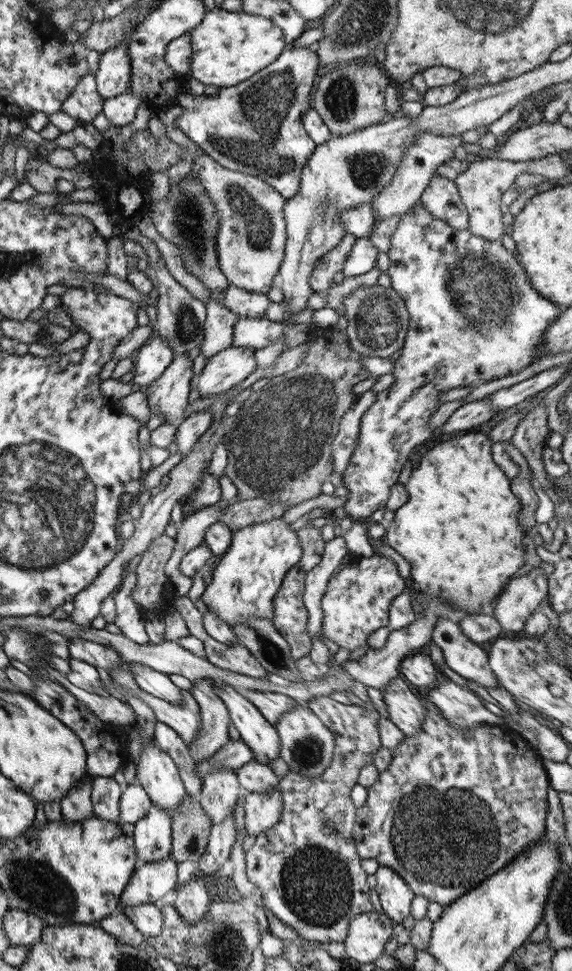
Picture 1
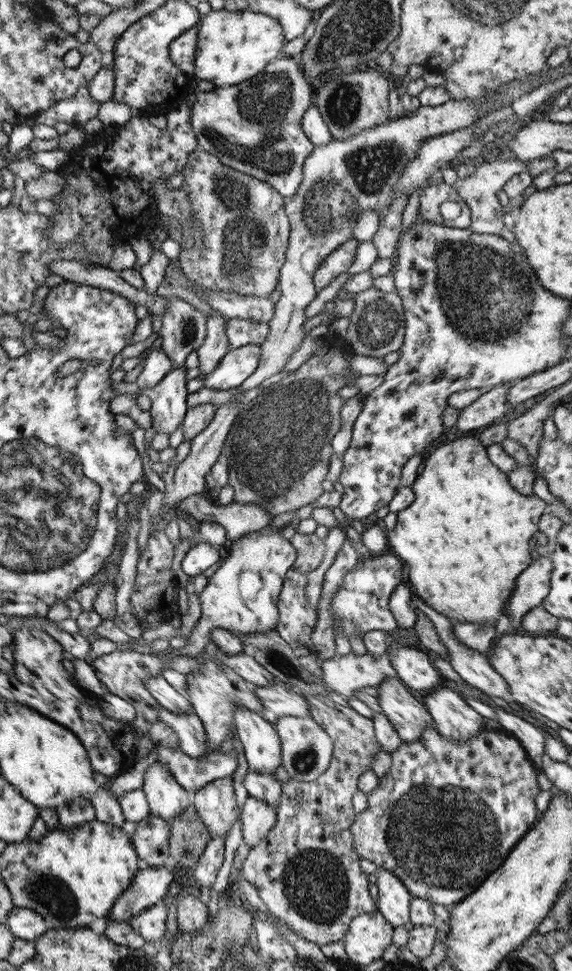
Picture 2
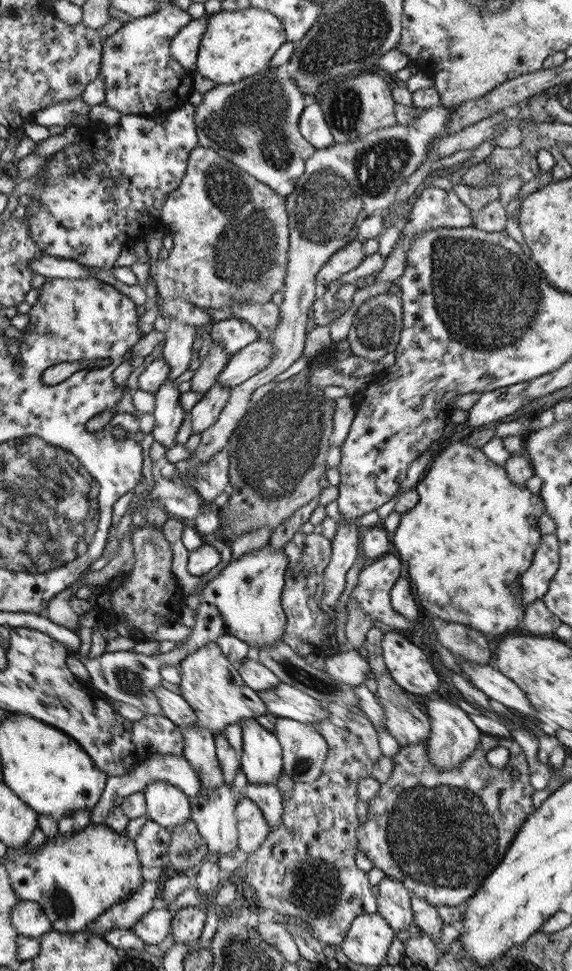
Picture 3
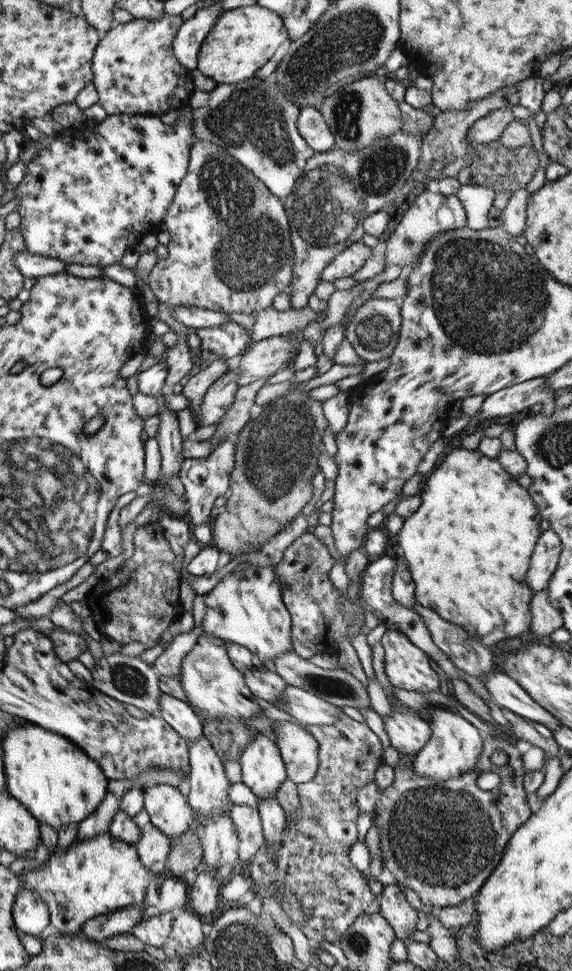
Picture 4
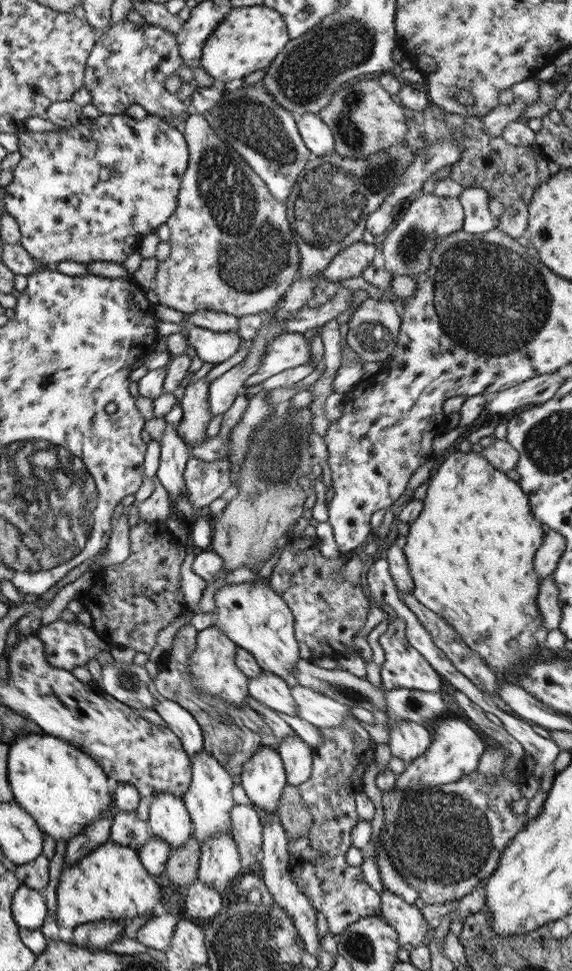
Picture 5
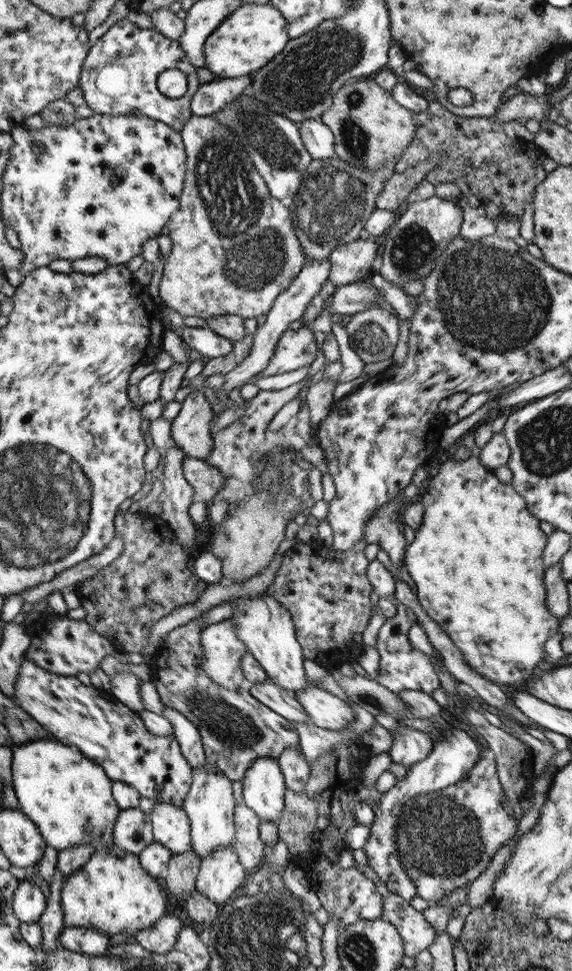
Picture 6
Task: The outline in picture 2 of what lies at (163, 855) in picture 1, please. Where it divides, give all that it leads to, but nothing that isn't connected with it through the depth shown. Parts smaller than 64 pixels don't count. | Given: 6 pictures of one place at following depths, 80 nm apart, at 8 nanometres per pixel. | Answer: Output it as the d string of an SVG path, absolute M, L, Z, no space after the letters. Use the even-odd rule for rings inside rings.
M147 814L136 824L130 837L136 857L143 860L147 867L163 867L170 864L168 856L168 838L170 824L161 818Z

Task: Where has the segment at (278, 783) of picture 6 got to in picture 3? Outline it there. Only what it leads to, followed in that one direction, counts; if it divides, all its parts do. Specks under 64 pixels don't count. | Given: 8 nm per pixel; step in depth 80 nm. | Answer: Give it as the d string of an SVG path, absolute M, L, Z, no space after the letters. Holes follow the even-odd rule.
M242 718L237 723L240 723L242 728L240 770L247 783L253 783L253 785L275 784L283 771L282 752L276 736L265 730L254 718Z

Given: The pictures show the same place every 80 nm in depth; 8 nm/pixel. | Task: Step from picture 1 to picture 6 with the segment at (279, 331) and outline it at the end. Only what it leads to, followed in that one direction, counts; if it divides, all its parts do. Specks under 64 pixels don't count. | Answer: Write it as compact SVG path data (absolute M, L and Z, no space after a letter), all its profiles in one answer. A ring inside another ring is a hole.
M182 326L178 330L178 337L189 350L201 355L203 360L225 357L231 353L233 347L233 342L214 334L206 327L187 328L187 326Z

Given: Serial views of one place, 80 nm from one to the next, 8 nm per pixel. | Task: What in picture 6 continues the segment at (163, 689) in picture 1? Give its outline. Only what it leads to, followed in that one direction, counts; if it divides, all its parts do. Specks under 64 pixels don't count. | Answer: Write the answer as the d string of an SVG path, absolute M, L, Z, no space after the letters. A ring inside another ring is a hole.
M163 706L163 716L170 722L173 730L173 739L178 742L180 753L194 770L204 765L206 758L198 732L182 714L176 710Z

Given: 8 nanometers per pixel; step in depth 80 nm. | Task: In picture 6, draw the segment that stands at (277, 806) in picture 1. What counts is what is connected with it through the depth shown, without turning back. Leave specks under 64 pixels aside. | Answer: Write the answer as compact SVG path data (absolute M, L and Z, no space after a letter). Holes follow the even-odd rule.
M235 804L232 815L235 830L235 855L239 865L251 875L263 864L263 842L259 839L259 818L243 804Z

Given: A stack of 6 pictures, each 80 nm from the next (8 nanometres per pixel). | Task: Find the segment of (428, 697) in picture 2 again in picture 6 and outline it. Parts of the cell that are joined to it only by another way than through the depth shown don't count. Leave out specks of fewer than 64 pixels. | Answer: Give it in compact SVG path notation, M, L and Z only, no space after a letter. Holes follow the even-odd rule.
M451 726L449 729L433 733L433 737L434 744L429 754L426 754L423 760L415 762L413 766L407 768L406 773L401 778L396 779L395 785L388 792L381 793L377 804L372 806L375 818L369 827L365 846L362 848L367 859L367 867L373 870L373 874L376 874L379 880L384 882L387 890L398 894L407 902L415 896L416 888L407 876L405 869L401 868L401 864L398 862L398 854L395 850L396 835L395 830L392 829L395 827L397 815L401 813L403 806L407 802L413 801L415 797L456 785L479 760L477 759L479 750L475 741L463 729Z

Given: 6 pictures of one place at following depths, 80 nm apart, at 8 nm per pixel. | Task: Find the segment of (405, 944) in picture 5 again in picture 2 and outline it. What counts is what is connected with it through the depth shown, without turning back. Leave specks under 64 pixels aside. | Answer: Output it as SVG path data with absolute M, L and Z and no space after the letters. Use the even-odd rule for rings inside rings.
M388 870L376 873L376 908L381 917L393 928L405 925L409 915L412 894Z

